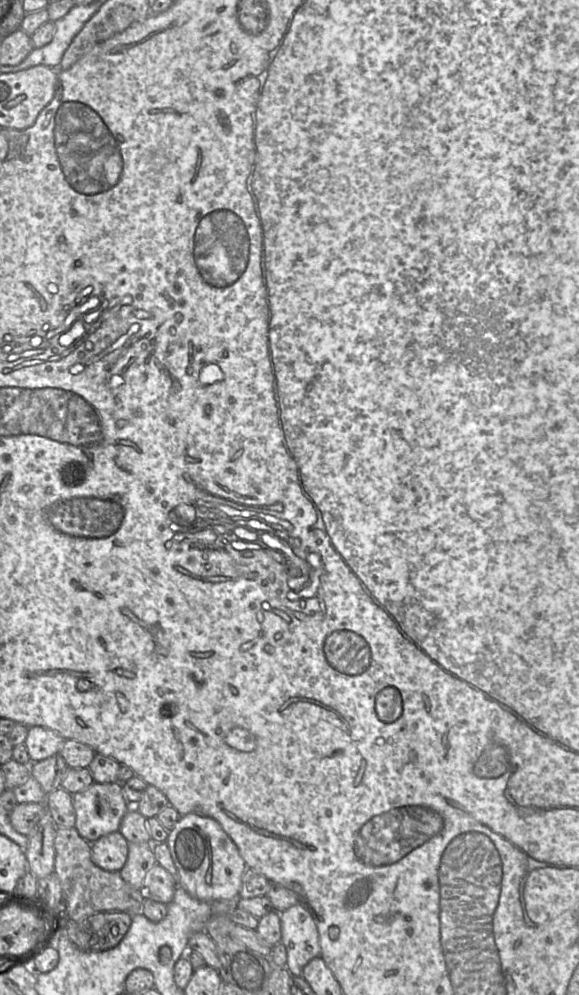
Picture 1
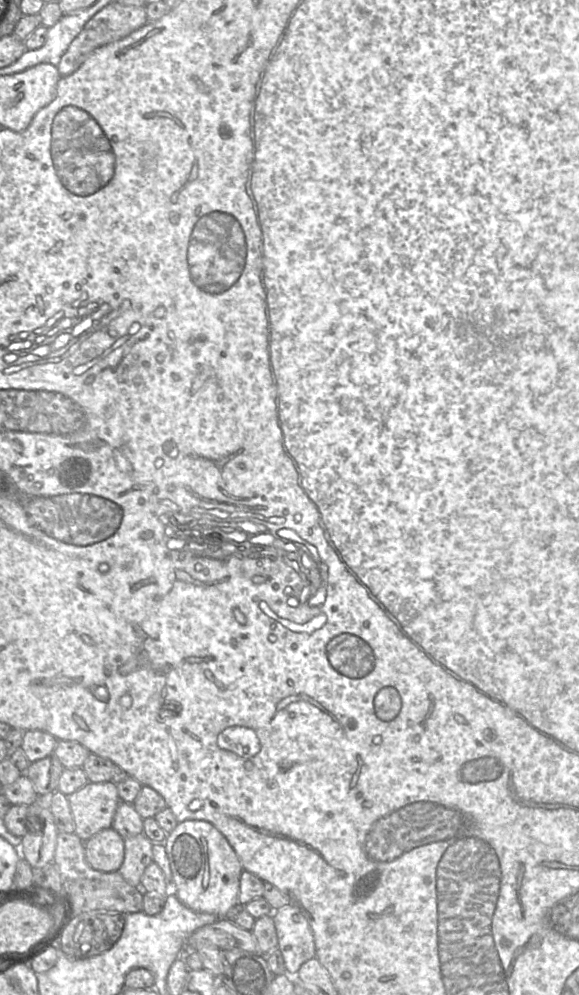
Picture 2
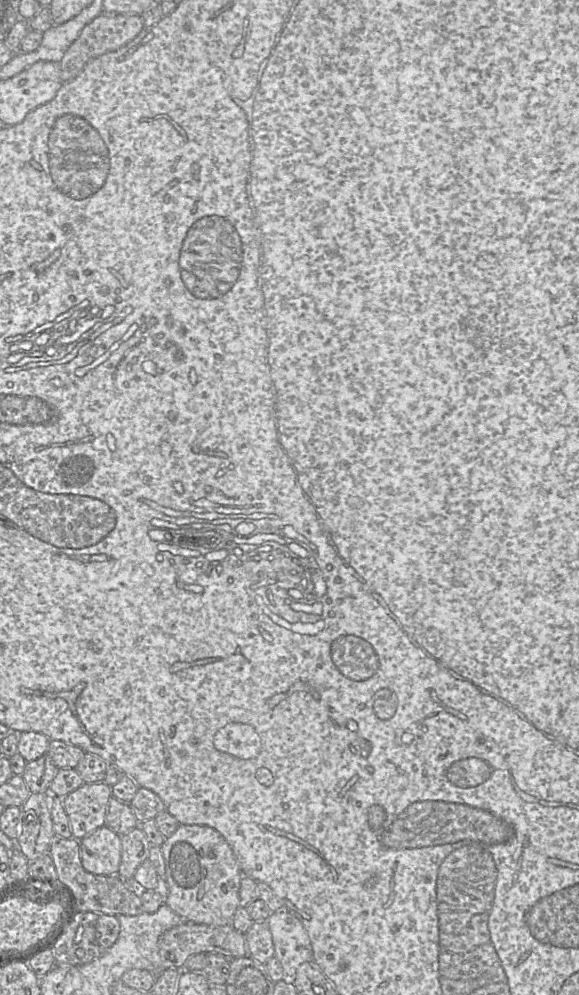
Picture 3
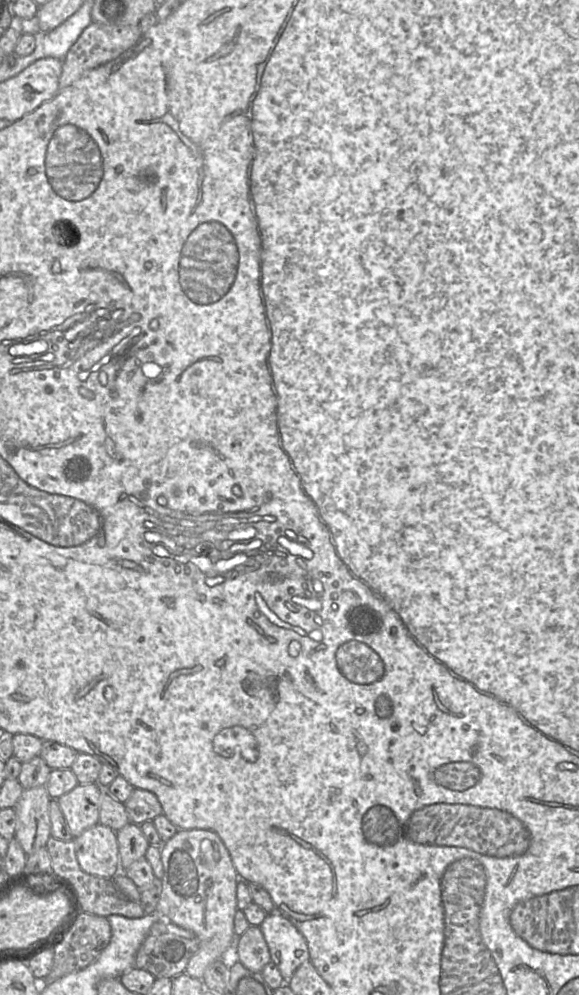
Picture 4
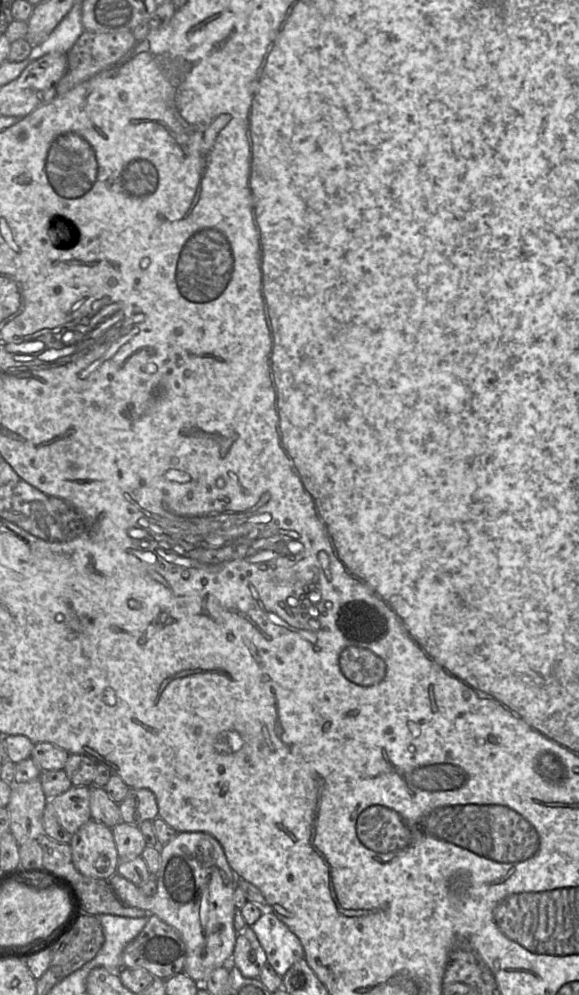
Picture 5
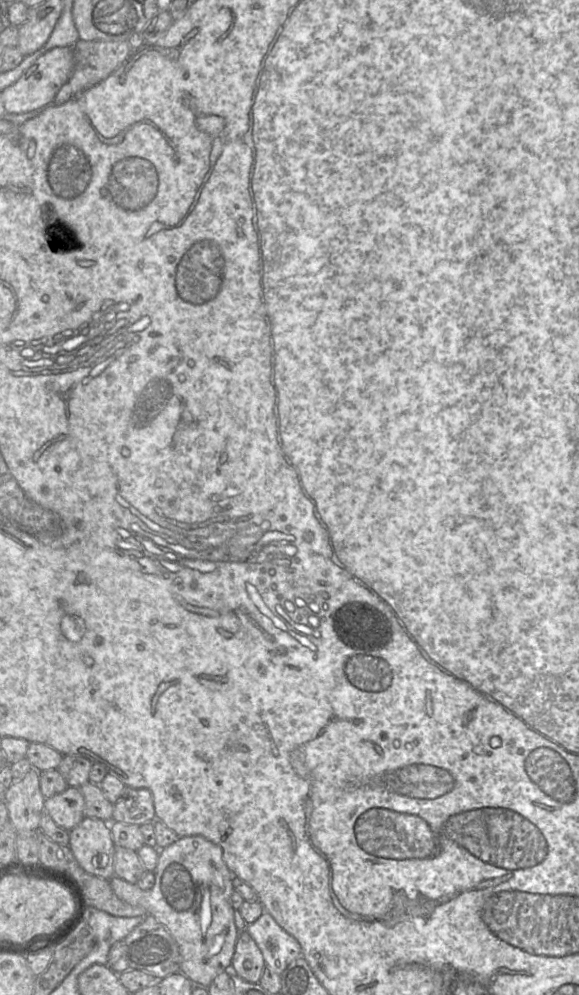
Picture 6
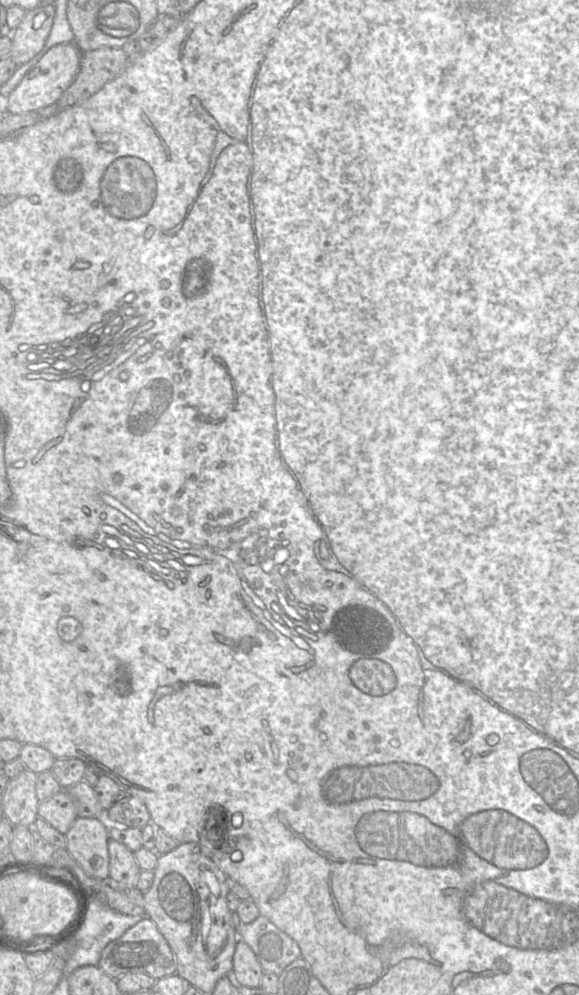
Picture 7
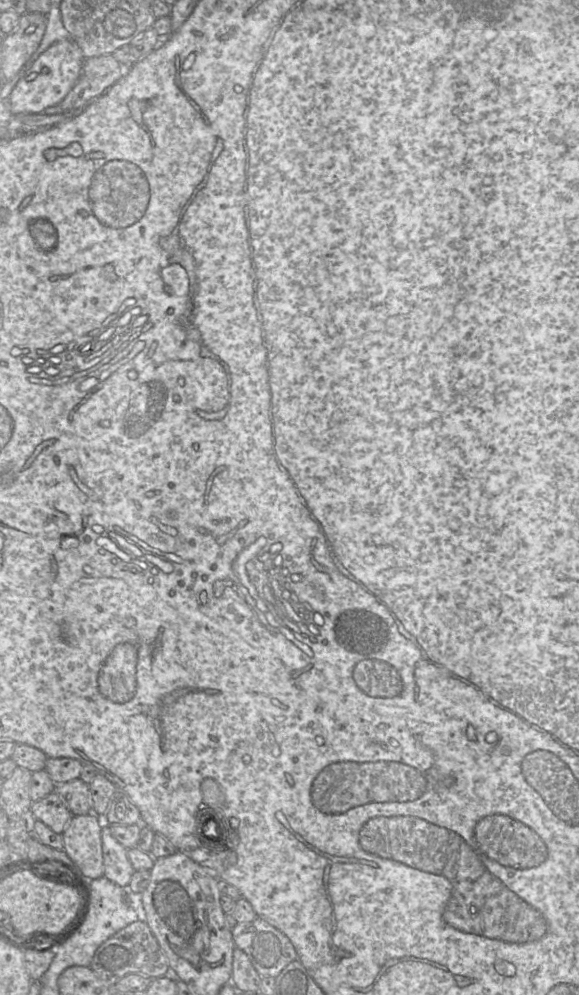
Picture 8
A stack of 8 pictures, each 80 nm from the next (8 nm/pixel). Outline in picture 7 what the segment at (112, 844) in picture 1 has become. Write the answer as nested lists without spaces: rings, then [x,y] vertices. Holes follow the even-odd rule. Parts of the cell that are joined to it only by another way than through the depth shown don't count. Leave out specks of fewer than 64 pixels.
[[[78,817],[65,838],[66,849],[86,874],[110,880],[108,823],[104,818]]]

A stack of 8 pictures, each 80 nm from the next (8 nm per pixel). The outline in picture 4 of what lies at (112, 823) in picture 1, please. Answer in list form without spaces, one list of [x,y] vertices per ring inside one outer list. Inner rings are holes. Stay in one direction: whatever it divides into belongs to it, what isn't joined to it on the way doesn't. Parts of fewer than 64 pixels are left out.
[[[79,783],[71,791],[57,798],[73,838],[99,823],[102,790],[98,783]]]

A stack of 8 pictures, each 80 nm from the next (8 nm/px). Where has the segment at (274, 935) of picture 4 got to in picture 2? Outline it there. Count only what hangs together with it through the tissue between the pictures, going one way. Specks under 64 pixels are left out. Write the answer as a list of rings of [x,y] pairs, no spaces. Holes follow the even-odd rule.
[[[287,905],[272,913],[286,974],[295,976],[301,965],[316,957],[314,936],[301,910]]]

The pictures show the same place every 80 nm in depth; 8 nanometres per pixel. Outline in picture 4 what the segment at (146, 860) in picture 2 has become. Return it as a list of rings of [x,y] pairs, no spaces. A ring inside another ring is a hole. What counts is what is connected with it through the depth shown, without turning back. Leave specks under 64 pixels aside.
[[[128,823],[118,831],[119,868],[125,871],[133,862],[145,856],[149,847],[139,825]]]

